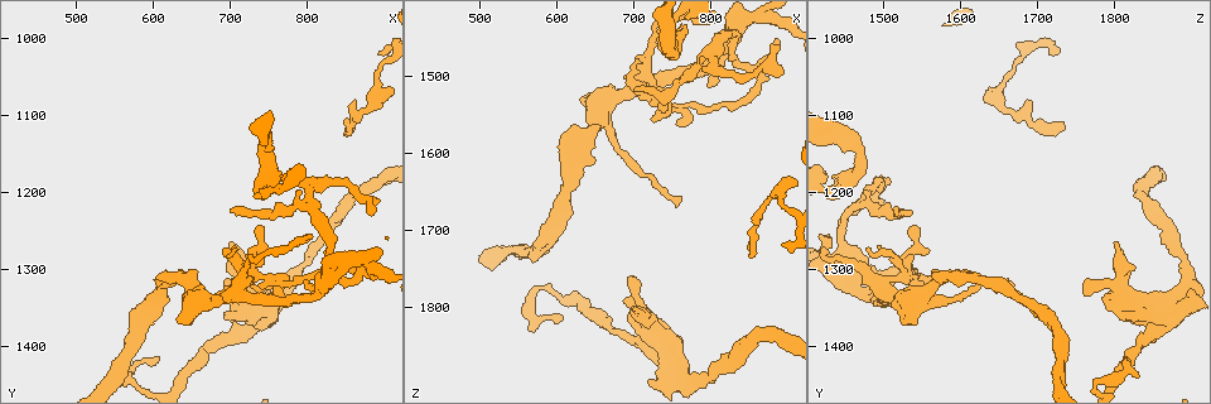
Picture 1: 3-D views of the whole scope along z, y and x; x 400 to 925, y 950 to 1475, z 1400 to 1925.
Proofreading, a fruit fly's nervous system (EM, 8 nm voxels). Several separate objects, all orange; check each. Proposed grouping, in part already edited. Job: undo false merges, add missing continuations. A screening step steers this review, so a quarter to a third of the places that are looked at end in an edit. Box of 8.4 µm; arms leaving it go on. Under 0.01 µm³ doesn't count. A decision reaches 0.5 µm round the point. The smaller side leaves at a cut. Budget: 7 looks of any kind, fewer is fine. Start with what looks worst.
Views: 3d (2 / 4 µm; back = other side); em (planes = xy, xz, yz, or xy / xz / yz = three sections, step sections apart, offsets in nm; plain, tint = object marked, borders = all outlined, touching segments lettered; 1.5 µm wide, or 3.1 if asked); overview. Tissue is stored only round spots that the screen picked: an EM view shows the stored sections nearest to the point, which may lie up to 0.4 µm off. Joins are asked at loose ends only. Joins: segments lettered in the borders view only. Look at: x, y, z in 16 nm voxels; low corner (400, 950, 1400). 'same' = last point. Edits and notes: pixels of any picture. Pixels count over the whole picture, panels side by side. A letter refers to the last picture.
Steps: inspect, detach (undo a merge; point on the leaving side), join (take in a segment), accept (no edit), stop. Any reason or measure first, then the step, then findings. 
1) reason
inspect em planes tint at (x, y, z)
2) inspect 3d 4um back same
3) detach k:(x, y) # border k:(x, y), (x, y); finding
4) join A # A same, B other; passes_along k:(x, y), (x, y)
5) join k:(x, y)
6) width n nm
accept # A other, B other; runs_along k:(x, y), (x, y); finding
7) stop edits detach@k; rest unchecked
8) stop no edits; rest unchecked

an open end
inspect 3d 2um at (735, 1195, 1450)

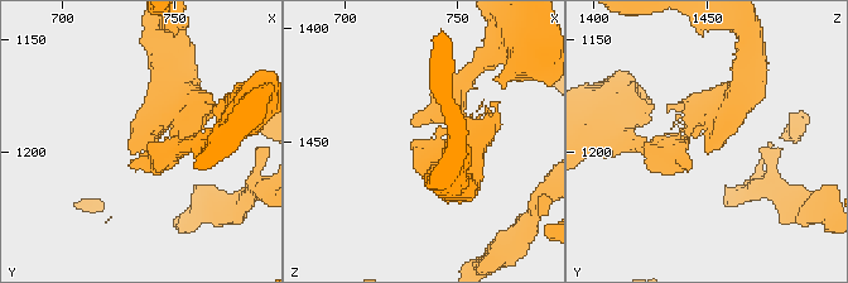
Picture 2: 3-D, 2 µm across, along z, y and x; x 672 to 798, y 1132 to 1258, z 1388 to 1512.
inspect em planes borders at (732, 1197, 1452)

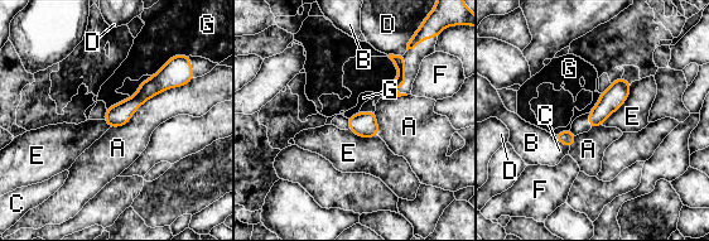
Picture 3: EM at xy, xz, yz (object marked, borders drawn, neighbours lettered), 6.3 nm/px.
width 140 nm
accept # A other, B other, C other, D other, E other, F other, G other; runs_along 3:(177, 81), (158, 82), (107, 117); none of them fits

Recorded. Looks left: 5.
an open end
inspect em planes borders at (850, 1120, 1735)

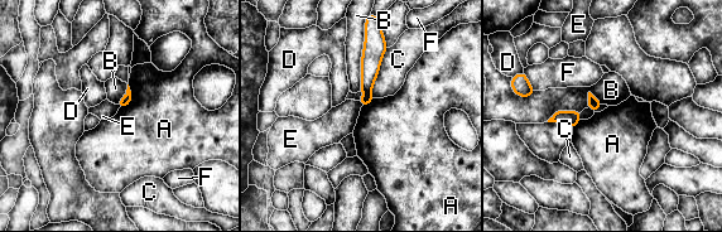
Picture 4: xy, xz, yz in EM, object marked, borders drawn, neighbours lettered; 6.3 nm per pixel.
accept # A other, B other, C other, D other, E other, F other; runs_along 4:(367, 35), (370, 69), (364, 102); none of them fits

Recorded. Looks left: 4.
branch stops here
inspect em planes borders at (695, 1265, 1800)

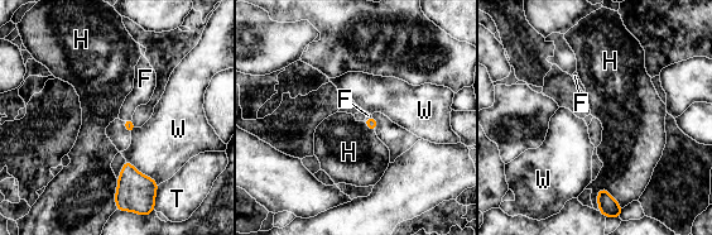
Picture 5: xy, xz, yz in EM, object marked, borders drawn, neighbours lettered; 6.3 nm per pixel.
join 5:(144, 85) # F same, H other, T other, W other; passes_along 5:(129, 125), (126, 119), (144, 85); the neuron continues

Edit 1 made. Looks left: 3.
stop edits join@5; rest unchecked

